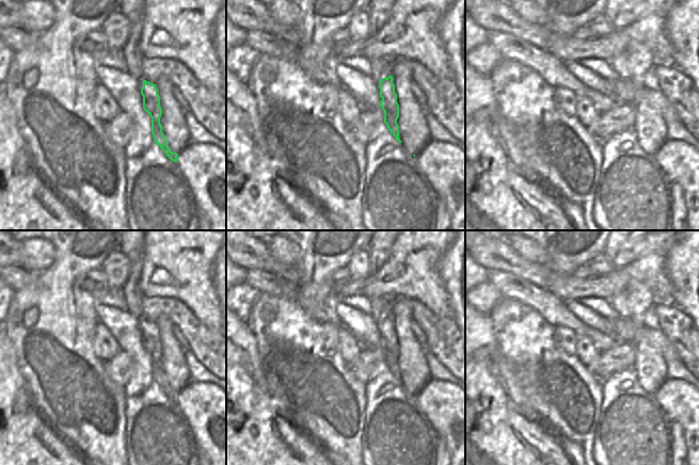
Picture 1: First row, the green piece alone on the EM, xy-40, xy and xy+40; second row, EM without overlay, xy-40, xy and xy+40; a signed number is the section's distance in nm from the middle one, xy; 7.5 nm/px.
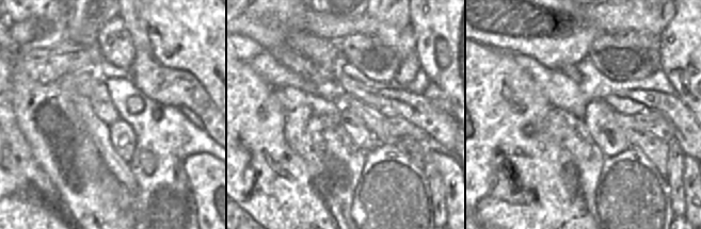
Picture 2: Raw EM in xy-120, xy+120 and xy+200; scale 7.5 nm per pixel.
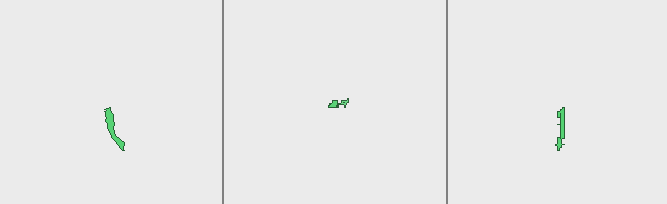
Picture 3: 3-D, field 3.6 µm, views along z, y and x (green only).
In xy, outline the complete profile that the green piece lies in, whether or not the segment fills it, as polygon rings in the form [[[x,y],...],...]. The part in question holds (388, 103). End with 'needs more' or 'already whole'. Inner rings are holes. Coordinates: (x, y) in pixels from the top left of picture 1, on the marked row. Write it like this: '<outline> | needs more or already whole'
[[[372,59],[369,61],[371,66],[371,77],[379,81],[380,87],[380,107],[384,111],[384,123],[395,139],[401,143],[399,139],[399,126],[397,119],[399,117],[399,105],[397,102],[397,94],[393,83],[393,76],[388,75],[388,62],[392,59]]] | needs more

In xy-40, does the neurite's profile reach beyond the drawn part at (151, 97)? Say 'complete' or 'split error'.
complete

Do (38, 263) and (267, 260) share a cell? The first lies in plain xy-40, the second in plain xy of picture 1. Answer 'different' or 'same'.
different

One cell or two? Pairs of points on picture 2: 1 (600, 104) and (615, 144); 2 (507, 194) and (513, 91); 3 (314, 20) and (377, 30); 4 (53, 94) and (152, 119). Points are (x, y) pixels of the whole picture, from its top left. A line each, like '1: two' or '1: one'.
1: one
2: one
3: one
4: two

